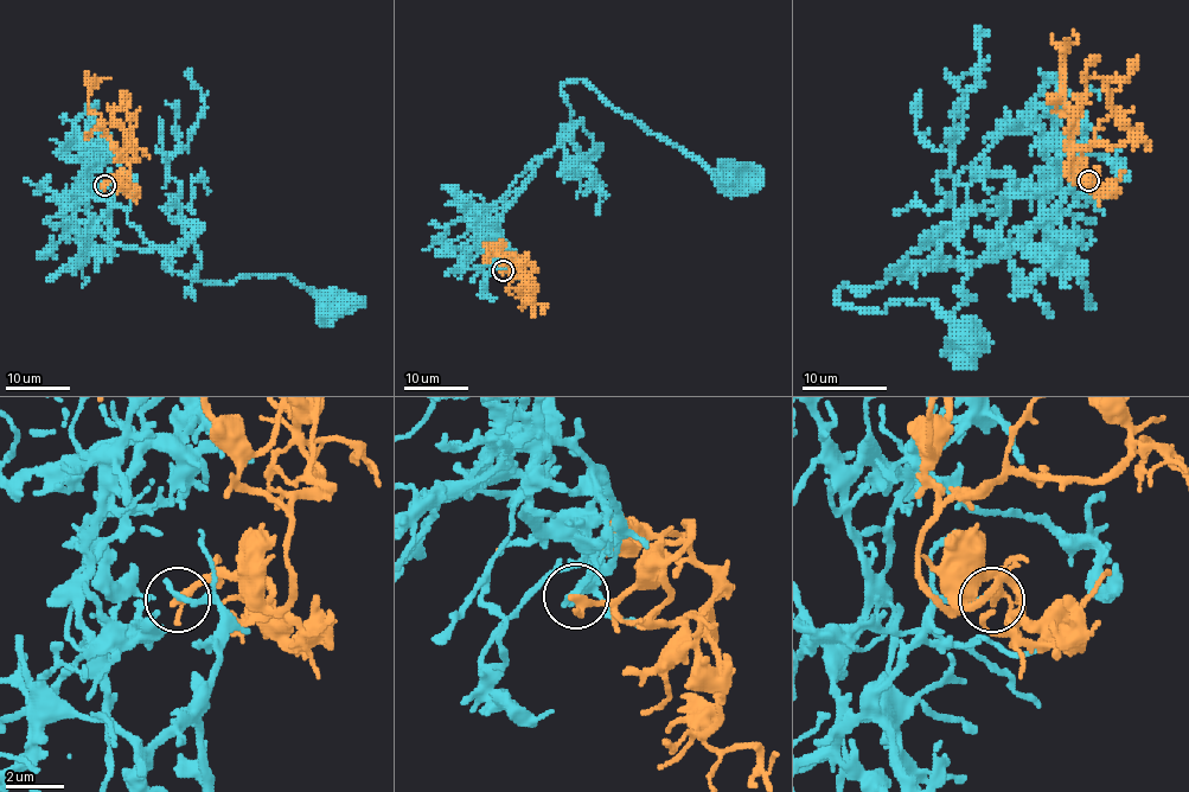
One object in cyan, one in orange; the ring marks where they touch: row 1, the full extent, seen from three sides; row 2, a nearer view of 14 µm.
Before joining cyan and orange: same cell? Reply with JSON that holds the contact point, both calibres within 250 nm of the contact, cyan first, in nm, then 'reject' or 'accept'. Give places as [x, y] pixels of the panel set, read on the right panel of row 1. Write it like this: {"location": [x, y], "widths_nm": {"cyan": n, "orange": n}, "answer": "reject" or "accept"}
{"location": [1088, 180], "widths_nm": {"cyan": 220, "orange": 200}, "answer": "reject"}

